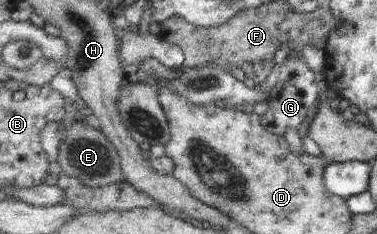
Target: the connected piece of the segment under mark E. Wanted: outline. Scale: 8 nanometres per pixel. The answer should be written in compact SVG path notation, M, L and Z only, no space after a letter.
M76 119L67 128L67 134L65 141L59 144L59 165L65 174L80 178L88 186L106 186L124 180L121 155L97 125L87 125Z

